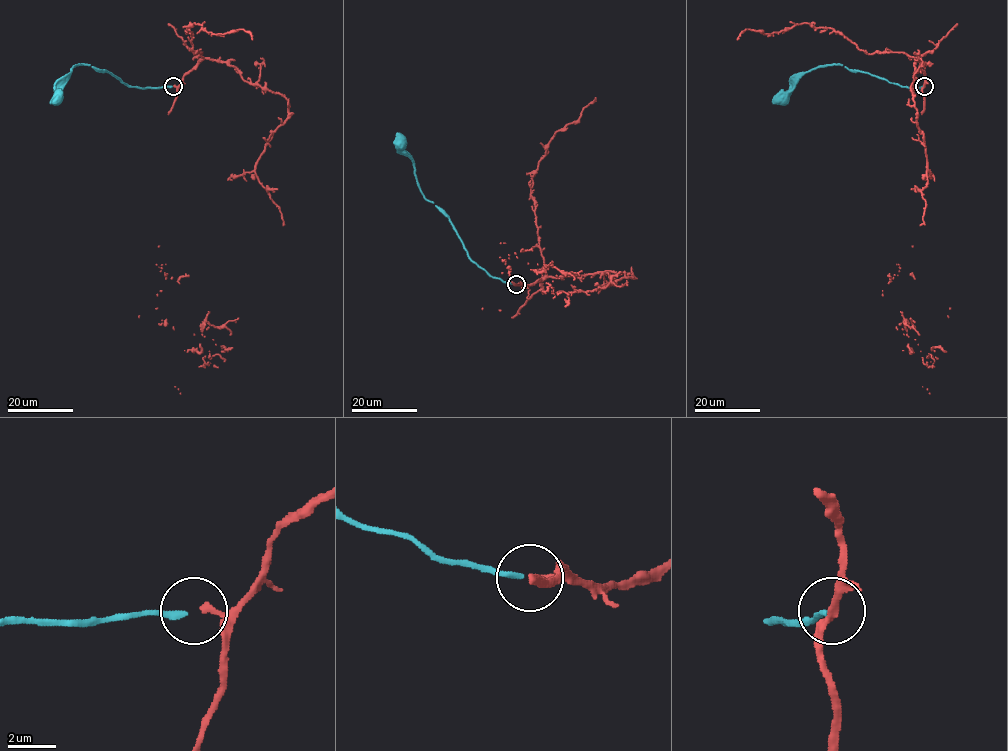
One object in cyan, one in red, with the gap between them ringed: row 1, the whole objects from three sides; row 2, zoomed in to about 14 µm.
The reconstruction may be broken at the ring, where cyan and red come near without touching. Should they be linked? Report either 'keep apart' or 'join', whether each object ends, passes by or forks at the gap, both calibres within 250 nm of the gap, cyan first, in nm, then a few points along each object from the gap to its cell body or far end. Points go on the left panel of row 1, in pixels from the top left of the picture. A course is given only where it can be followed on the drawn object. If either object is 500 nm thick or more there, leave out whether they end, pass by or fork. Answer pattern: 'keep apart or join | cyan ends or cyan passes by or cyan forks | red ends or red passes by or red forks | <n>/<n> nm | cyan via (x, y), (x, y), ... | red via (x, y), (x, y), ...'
join | cyan ends | red ends | 240/240 nm | cyan via (172, 86), (130, 87), (111, 72), (76, 64), (56, 98) | red via (173, 85), (203, 59), (221, 60), (288, 103), (255, 170), (283, 225), (232, 348), (209, 355), (180, 393)

